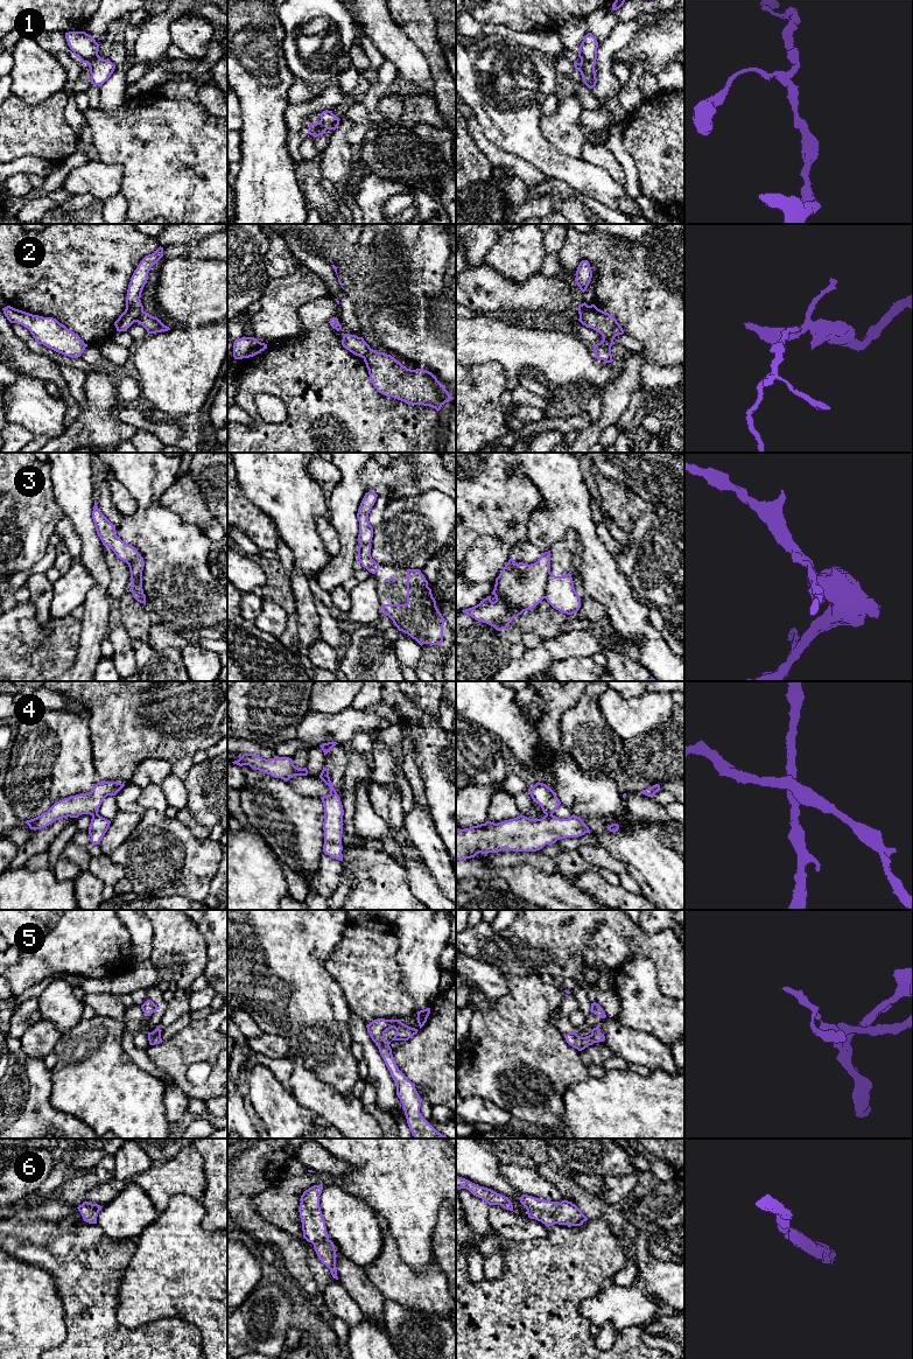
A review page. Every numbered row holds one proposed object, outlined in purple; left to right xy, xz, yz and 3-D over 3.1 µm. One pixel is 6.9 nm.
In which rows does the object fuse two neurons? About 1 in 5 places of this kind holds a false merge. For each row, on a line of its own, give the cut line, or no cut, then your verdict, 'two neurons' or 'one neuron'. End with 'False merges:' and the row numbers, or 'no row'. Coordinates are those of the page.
1: cut in yz along (578, 50), (582, 58), (594, 65); two neurons
2: cut in xy along (142, 310), (134, 321); two neurons
3: cut in yz along (549, 572), (546, 579), (545, 597); two neurons
4: cut in yz along (552, 813), (546, 815); two neurons
5: no cut; one neuron
6: no cut; one neuron
False merges: 1, 2, 3, 4

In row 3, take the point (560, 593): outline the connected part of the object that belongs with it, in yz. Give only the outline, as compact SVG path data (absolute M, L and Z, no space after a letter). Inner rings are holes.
M549 573L546 586L546 600L556 610L573 615L581 608L581 598L574 588L571 574L555 576Z

